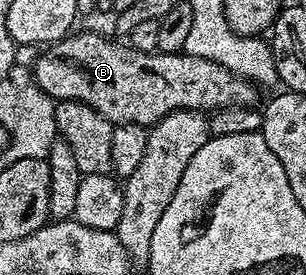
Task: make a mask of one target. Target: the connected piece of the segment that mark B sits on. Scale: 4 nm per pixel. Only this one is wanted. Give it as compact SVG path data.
M72 32L60 42L52 42L42 51L43 55L33 65L33 75L38 84L54 100L83 102L92 106L105 120L113 124L128 122L148 128L165 116L178 110L214 112L238 106L255 106L258 103L260 87L247 78L229 72L213 60L189 56L185 53L161 54L145 50L133 50L130 45L110 42L99 34L78 34Z

